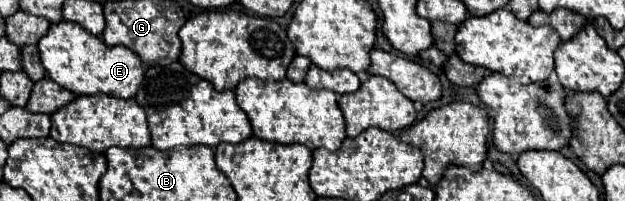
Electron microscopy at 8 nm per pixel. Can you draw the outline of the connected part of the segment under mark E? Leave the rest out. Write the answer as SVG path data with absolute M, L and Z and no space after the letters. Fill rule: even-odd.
M51 23L49 33L37 43L41 65L47 75L59 83L63 89L69 89L75 95L95 95L105 93L121 99L135 97L137 87L143 79L141 59L127 47L109 47L101 37L91 35L77 23Z

